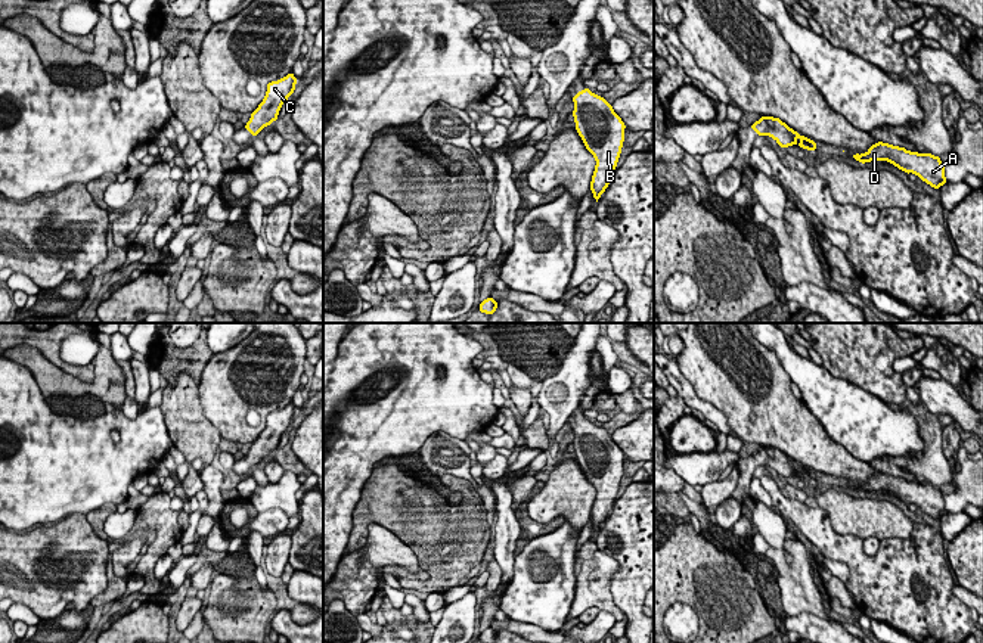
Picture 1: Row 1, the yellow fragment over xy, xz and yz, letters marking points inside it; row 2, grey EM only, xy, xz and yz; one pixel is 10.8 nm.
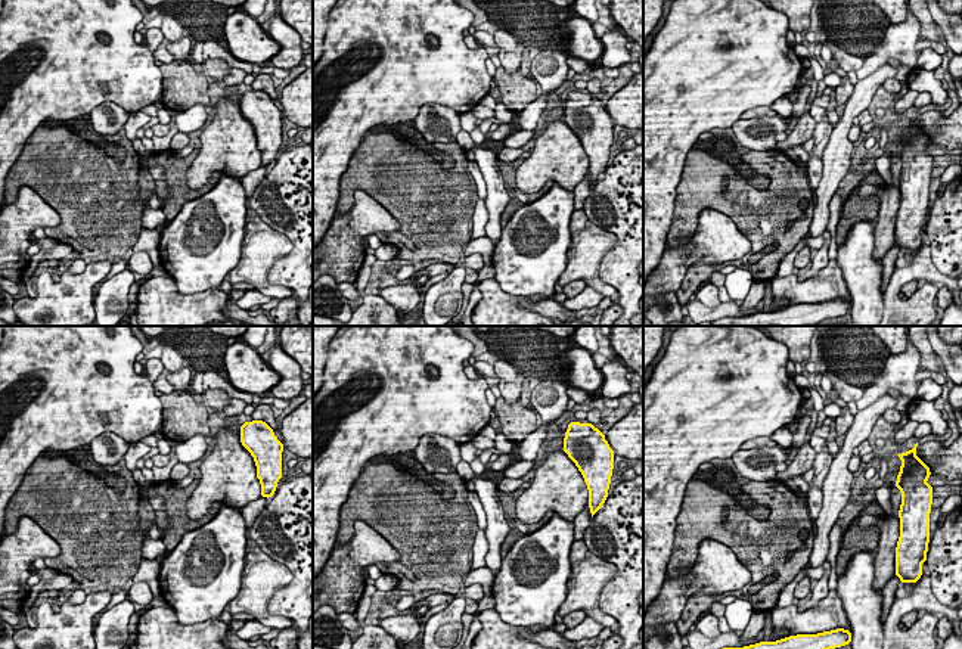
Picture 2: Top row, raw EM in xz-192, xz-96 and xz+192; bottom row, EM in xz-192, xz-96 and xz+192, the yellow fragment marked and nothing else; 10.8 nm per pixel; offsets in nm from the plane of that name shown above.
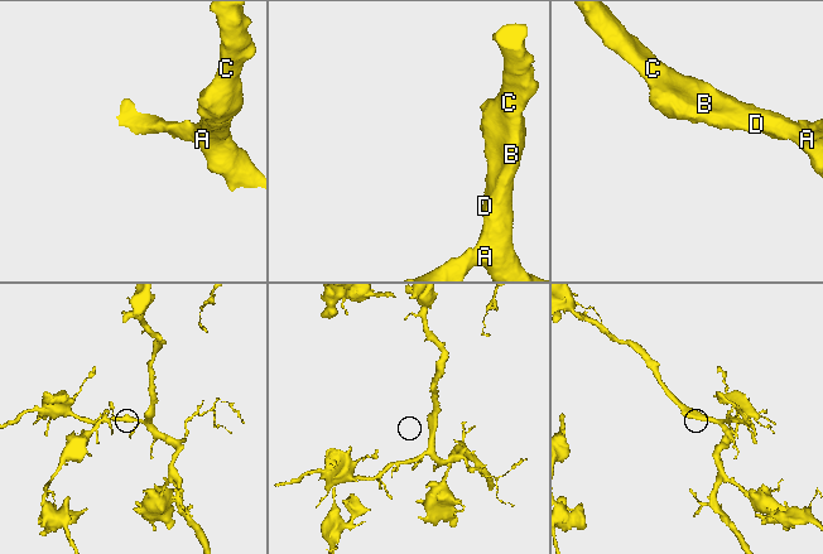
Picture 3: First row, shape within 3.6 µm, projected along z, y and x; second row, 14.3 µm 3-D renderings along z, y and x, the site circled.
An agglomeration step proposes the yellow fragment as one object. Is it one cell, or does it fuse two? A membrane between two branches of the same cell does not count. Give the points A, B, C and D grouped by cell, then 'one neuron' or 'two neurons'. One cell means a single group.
groups A B C D; one neuron

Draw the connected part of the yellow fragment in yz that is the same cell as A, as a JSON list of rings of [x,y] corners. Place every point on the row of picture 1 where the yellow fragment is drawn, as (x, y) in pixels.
[[[878,142],[872,145],[866,153],[853,153],[853,159],[862,164],[880,159],[889,161],[906,174],[917,174],[922,181],[937,190],[942,184],[948,183],[940,158],[931,153],[922,155],[918,152],[909,152],[905,147]]]

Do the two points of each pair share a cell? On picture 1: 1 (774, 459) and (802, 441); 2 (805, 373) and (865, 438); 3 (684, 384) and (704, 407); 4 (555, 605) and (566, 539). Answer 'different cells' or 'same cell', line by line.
1: different cells
2: same cell
3: same cell
4: same cell

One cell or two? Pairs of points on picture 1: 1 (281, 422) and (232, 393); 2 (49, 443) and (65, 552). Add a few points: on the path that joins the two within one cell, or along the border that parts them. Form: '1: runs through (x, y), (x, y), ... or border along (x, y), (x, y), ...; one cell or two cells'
1: border along (290, 401), (267, 415), (264, 429), (251, 444); two cells
2: border along (83, 513), (71, 513), (53, 524); two cells

